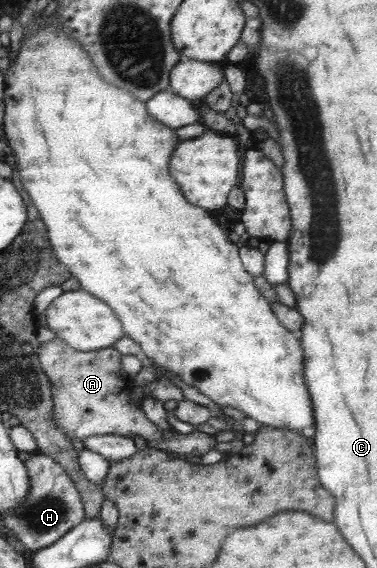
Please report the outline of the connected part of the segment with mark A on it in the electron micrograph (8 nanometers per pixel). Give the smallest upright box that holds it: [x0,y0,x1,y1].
[38,338,215,460]

